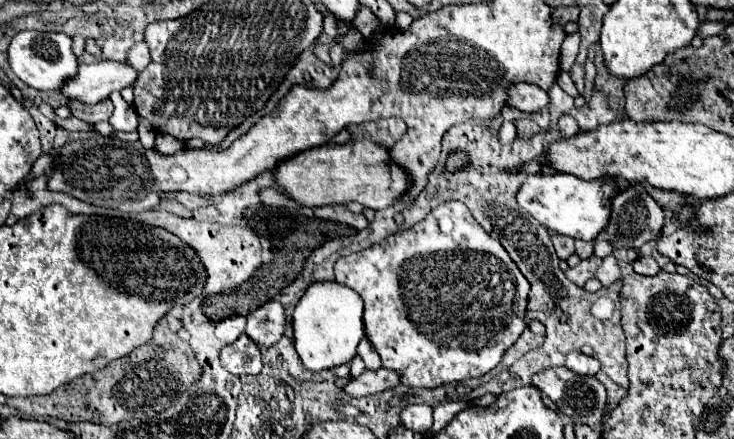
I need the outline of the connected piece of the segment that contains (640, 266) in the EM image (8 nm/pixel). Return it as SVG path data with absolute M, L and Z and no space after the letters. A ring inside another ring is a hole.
M638 257L632 265L632 269L640 275L656 275L660 271L658 263L652 259L652 257Z

